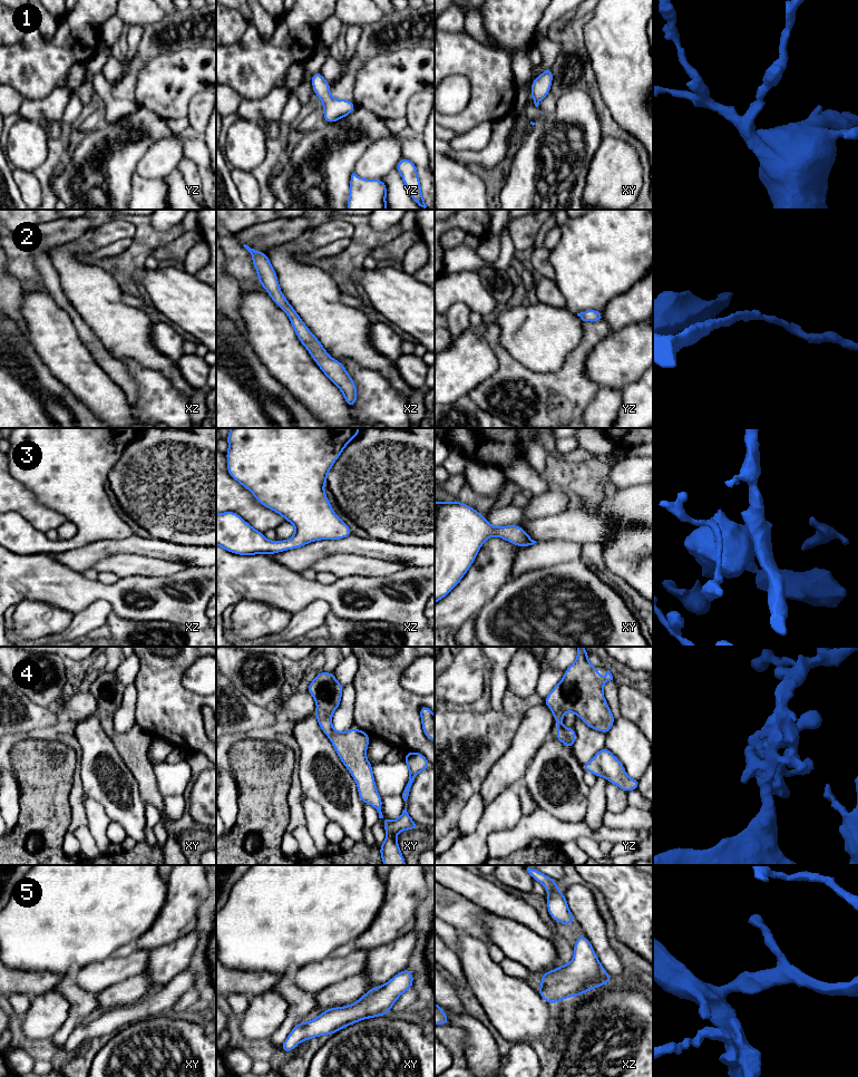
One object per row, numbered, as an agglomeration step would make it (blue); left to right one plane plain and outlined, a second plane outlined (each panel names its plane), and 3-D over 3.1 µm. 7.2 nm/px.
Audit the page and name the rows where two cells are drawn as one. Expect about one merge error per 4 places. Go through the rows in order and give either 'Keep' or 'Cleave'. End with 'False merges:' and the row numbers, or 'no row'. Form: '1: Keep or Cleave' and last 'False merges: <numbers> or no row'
1: Keep
2: Keep
3: Keep
4: Keep
5: Keep
False merges: no row

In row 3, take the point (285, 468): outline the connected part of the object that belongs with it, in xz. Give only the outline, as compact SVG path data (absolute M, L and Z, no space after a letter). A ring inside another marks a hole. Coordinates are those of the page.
M231 428L230 434L226 438L230 448L226 452L227 457L227 470L228 474L247 488L256 498L256 501L263 506L282 515L285 521L292 523L295 526L295 534L285 541L269 541L265 538L263 533L253 528L248 523L246 523L237 513L235 512L224 512L216 514L216 545L221 546L225 551L238 555L254 555L254 554L274 554L286 550L299 549L310 542L315 542L319 540L339 540L352 535L351 528L345 524L332 510L330 502L324 493L324 485L326 484L326 476L329 470L332 468L334 462L339 458L345 446L360 433L359 428Z

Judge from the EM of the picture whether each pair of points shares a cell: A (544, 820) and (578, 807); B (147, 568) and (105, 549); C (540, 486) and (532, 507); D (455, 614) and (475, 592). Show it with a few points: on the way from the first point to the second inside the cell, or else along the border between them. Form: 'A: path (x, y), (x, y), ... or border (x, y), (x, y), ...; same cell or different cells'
A: border (539, 808), (562, 821), (579, 823); different cells
B: border (143, 554), (114, 553), (100, 558), (93, 566); different cells
C: border (552, 487), (533, 496); different cells
D: path (458, 609), (469, 598); same cell

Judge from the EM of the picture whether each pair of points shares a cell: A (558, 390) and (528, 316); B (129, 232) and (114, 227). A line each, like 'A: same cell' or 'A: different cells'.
A: different cells
B: same cell

